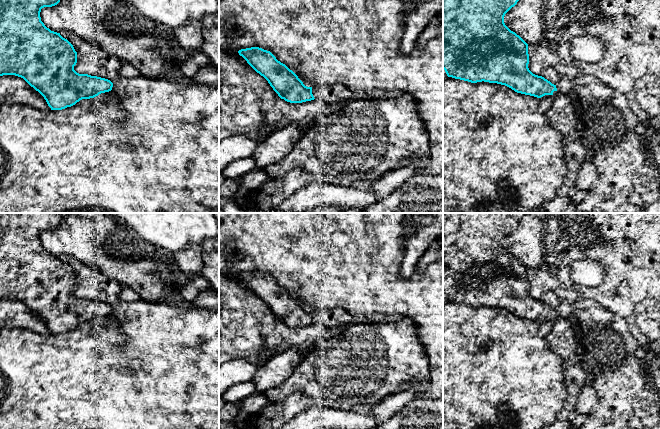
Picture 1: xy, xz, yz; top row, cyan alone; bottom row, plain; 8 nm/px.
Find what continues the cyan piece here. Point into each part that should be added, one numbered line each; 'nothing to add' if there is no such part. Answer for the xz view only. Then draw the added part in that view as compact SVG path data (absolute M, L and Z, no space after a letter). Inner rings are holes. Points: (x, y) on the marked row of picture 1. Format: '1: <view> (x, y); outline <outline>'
1: xz (329, 93); outline M317 84L312 87L312 94L316 100L322 100L327 105L354 98L354 93L340 84Z

